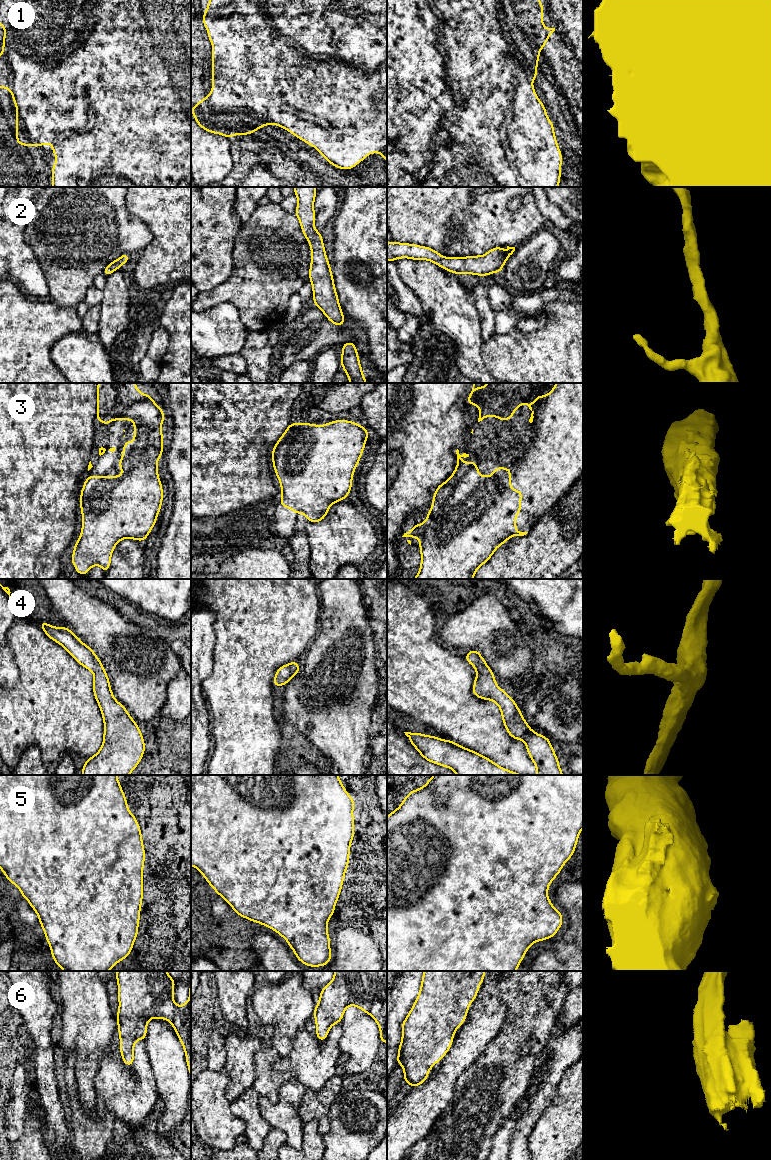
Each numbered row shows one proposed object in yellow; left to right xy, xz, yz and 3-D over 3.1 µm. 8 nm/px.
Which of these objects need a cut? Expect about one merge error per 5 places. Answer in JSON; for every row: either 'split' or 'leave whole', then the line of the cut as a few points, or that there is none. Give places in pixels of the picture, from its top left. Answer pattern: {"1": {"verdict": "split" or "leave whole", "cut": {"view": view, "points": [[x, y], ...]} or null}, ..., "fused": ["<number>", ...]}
{"1": {"verdict": "leave whole", "cut": null}, "2": {"verdict": "leave whole", "cut": null}, "3": {"verdict": "leave whole", "cut": null}, "4": {"verdict": "leave whole", "cut": null}, "5": {"verdict": "leave whole", "cut": null}, "6": {"verdict": "leave whole", "cut": null}, "fused": []}

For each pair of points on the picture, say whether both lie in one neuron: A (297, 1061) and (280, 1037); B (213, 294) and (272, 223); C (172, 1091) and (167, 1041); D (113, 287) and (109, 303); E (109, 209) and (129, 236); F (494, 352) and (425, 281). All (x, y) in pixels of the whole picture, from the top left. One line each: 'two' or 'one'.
A: two
B: one
C: one
D: one
E: one
F: two

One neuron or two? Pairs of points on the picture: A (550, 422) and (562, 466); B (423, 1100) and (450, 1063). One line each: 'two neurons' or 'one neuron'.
A: one neuron
B: one neuron

